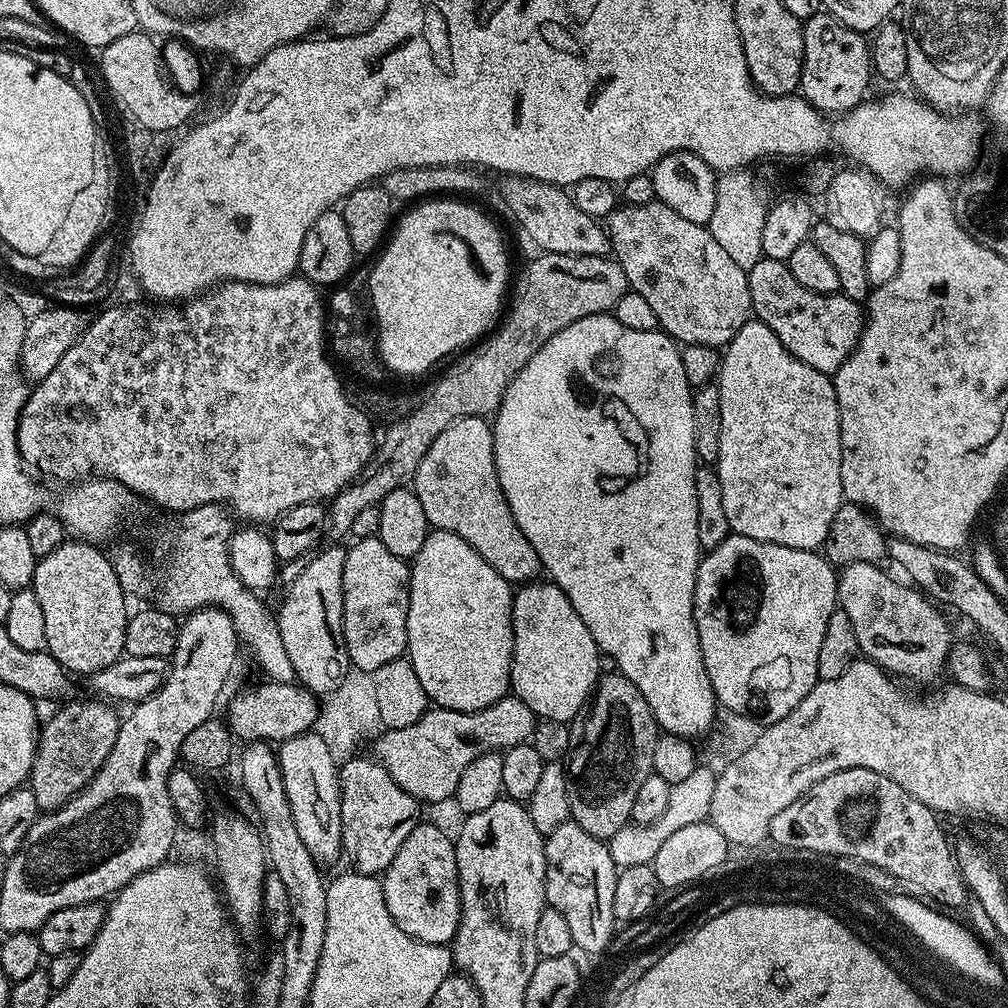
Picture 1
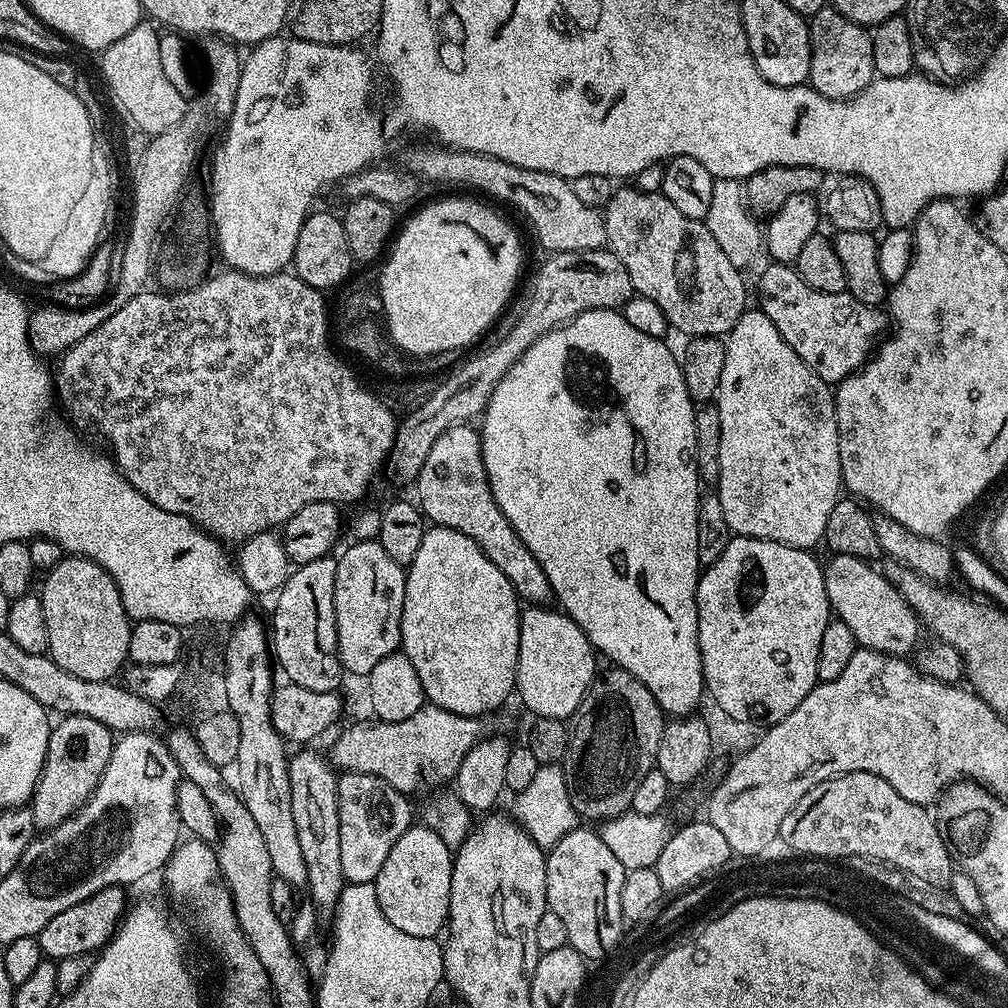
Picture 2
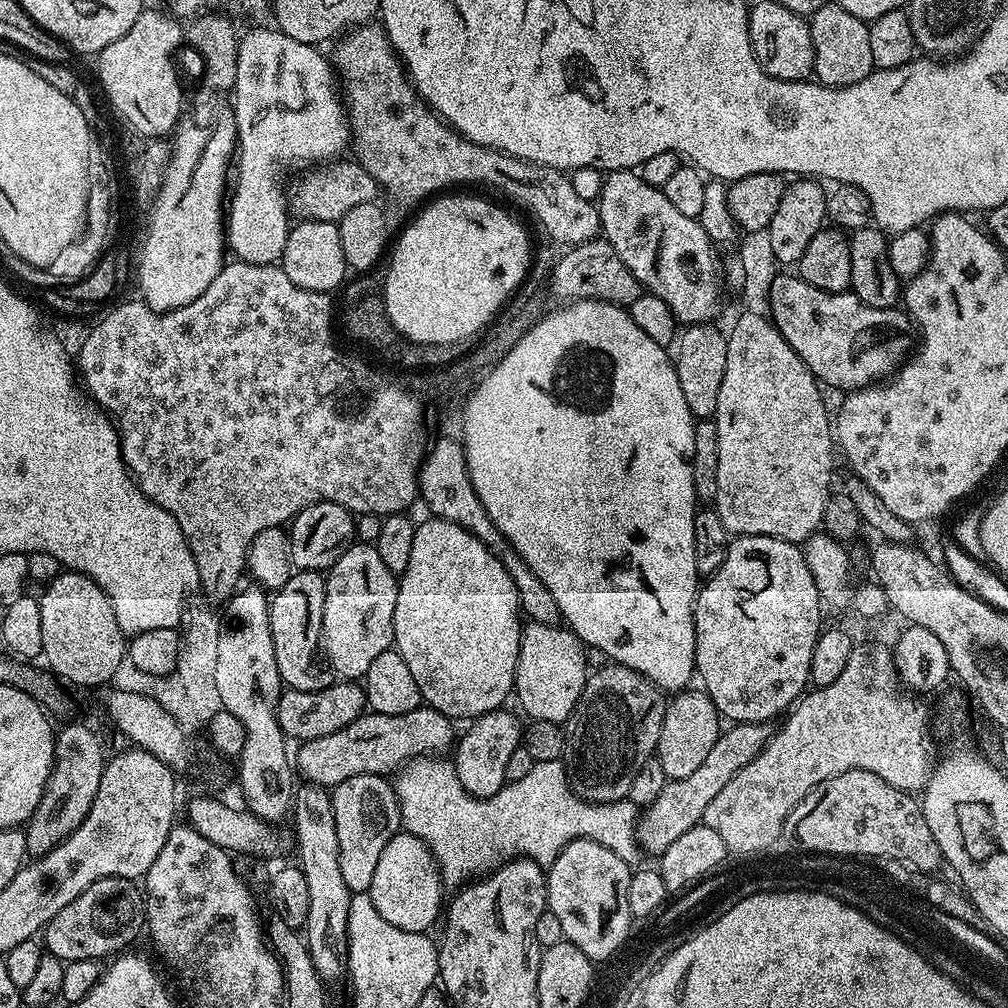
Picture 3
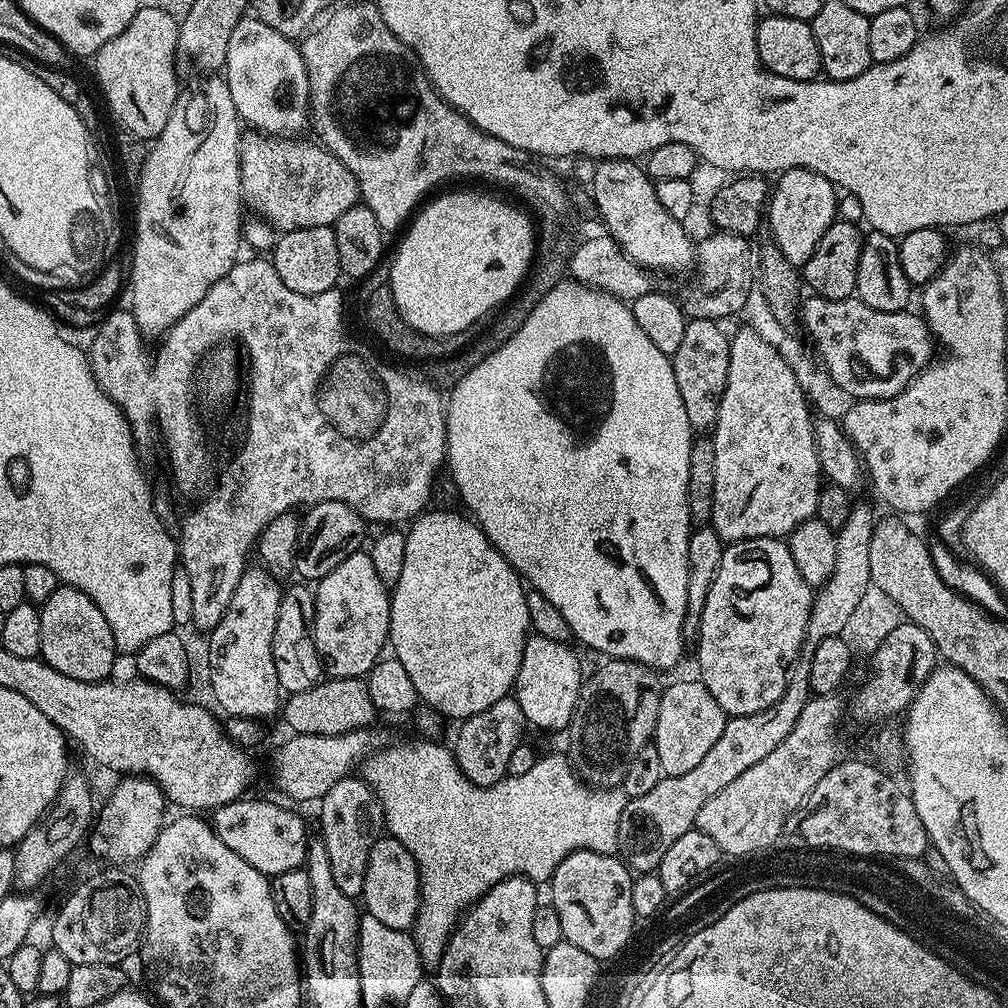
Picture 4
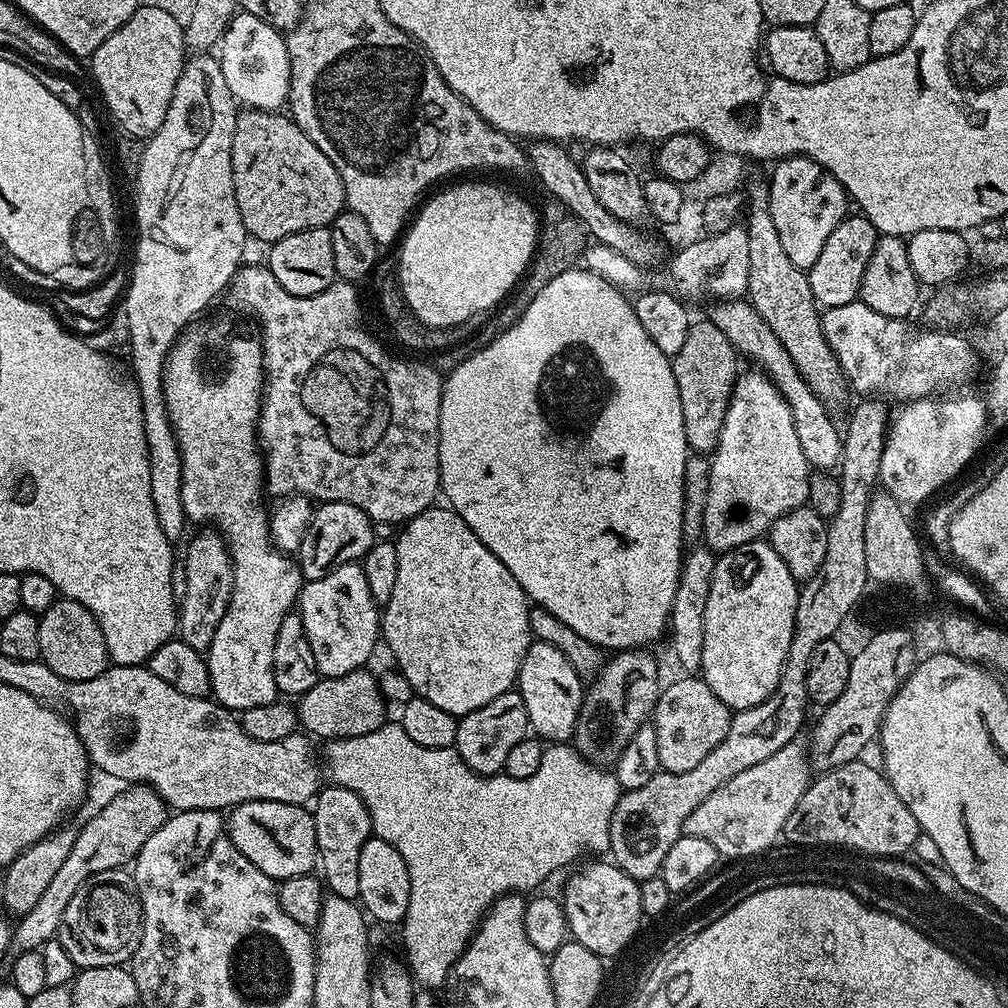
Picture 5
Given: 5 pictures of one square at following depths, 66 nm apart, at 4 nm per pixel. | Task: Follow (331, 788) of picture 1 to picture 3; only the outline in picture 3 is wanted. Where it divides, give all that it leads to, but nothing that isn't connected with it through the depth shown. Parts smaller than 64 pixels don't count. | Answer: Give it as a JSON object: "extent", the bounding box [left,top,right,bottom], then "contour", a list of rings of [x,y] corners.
{"extent":[294,783,354,982],"contour":[[[301,783],[294,792],[294,817],[296,816],[296,852],[300,855],[298,867],[306,874],[306,887],[310,910],[306,925],[306,943],[314,970],[326,982],[345,975],[348,959],[348,919],[350,902],[354,893],[342,879],[338,867],[338,834],[334,831],[334,812],[329,789],[319,784]]]}

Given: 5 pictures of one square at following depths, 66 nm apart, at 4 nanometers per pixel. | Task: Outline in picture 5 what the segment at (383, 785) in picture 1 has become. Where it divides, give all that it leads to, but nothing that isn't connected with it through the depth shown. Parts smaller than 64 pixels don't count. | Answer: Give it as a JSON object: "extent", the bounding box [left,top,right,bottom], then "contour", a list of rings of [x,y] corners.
{"extent":[311,786,373,898],"contour":[[[324,786],[316,793],[311,814],[317,835],[318,868],[327,891],[338,898],[358,897],[358,854],[368,837],[373,835],[372,819],[358,794],[339,786]]]}

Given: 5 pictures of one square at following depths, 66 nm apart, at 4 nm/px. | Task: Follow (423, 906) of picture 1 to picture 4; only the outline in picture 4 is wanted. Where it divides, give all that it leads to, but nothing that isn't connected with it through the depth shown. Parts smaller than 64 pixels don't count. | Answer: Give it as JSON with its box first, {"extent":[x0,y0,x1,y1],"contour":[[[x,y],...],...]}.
{"extent":[362,834,420,932],"contour":[[[381,834],[370,848],[362,908],[367,915],[390,926],[390,930],[408,932],[416,923],[416,915],[420,909],[420,871],[414,862],[414,854],[410,854],[410,850],[402,846],[398,838]]]}

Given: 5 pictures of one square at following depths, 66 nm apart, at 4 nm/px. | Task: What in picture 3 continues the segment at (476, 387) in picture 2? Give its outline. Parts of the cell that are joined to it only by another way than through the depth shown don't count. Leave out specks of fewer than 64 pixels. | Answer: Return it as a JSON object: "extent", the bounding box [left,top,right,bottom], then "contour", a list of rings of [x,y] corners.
{"extent":[551,238,642,306],"contour":[[[603,238],[588,240],[567,249],[568,252],[552,268],[551,295],[556,295],[560,302],[573,300],[604,300],[607,304],[627,306],[642,295],[642,285],[634,278],[634,274],[618,258],[614,246],[610,246]]]}

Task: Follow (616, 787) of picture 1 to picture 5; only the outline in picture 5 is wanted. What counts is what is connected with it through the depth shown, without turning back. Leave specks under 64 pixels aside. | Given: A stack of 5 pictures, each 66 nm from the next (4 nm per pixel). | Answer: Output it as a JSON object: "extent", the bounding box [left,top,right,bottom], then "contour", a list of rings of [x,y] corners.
{"extent":[574,647,662,769],"contour":[[[647,647],[617,651],[601,663],[592,677],[580,703],[576,719],[574,747],[584,759],[598,768],[607,769],[618,762],[626,742],[634,738],[637,730],[656,711],[656,699],[660,697],[662,679],[660,668]]]}

